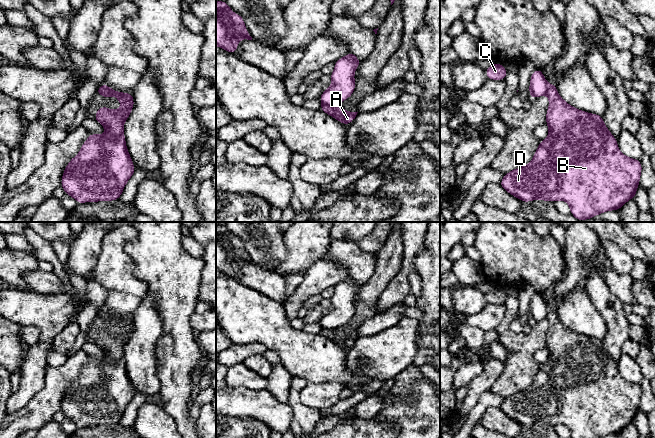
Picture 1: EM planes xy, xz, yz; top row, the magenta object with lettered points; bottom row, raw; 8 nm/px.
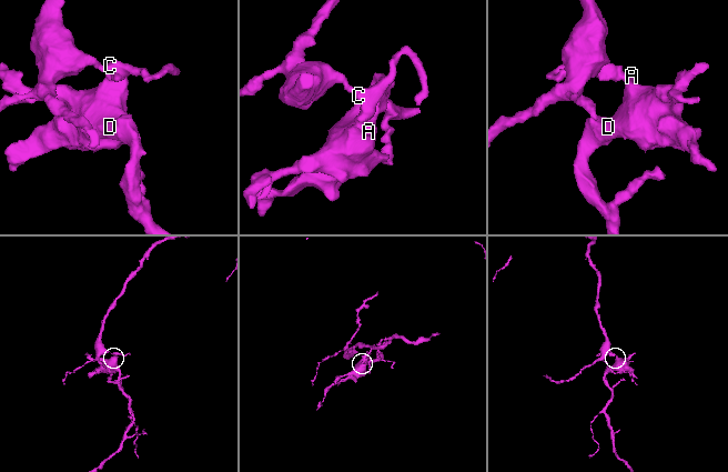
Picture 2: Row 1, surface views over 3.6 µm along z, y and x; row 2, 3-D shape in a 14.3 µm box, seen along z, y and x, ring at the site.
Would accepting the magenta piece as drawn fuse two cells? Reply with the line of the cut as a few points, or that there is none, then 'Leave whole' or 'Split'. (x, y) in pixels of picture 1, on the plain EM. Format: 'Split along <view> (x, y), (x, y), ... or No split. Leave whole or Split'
Split along xz (323, 328), (335, 329). Split

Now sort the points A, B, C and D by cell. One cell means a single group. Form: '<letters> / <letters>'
A B D / C

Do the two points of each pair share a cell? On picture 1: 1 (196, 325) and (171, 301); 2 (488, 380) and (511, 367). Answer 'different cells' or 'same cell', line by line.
1: different cells
2: different cells

